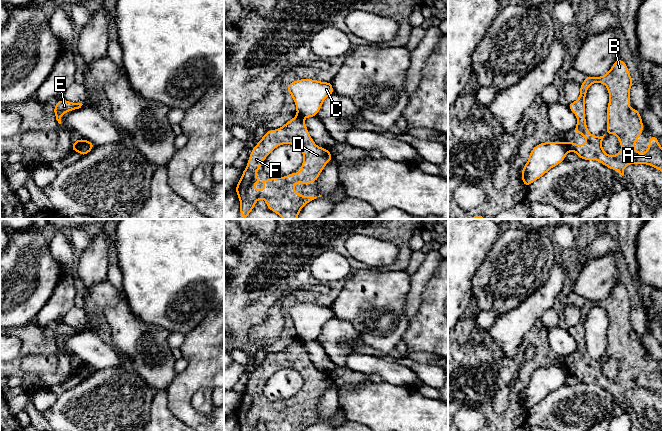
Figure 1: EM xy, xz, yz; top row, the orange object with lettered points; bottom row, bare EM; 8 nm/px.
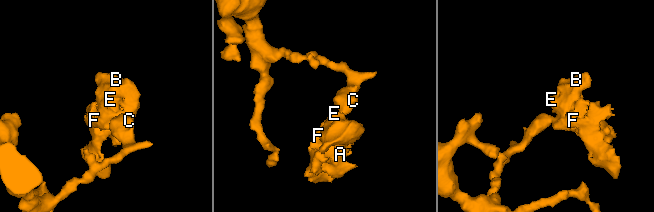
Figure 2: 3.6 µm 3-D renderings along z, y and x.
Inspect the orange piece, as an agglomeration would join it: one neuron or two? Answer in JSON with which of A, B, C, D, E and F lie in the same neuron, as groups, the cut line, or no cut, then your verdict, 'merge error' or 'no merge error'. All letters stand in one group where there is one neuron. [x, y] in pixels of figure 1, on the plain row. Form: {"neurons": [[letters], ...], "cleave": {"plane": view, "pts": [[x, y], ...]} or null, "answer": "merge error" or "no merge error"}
{"neurons": [["A", "B", "D", "E", "F"], ["C"]], "cleave": {"plane": "yz", "pts": [[568, 365], [568, 372], [570, 374]]}, "answer": "merge error"}

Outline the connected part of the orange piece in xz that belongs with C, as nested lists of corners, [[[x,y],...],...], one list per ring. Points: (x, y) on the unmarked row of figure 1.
[[[305,302],[291,306],[286,314],[295,326],[297,339],[302,342],[316,341],[324,324],[334,317],[331,306]]]

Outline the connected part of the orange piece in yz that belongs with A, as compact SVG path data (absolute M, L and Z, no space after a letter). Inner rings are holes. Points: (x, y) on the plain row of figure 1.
M617 283L605 299L586 300L580 309L579 322L567 329L577 341L577 349L573 357L583 359L587 365L586 368L575 368L570 364L569 374L575 376L579 383L597 384L616 396L619 394L622 400L625 391L630 388L646 388L662 396L662 371L658 361L652 359L649 361L648 373L644 377L633 372L638 365L638 360L643 358L640 336L635 332L627 331L632 327L630 312L633 307L626 287ZM593 307L604 308L609 317L606 357L600 361L588 355L585 342L585 322L589 310ZM606 358L616 359L624 375L619 374L614 380L607 378L602 372L602 365Z

